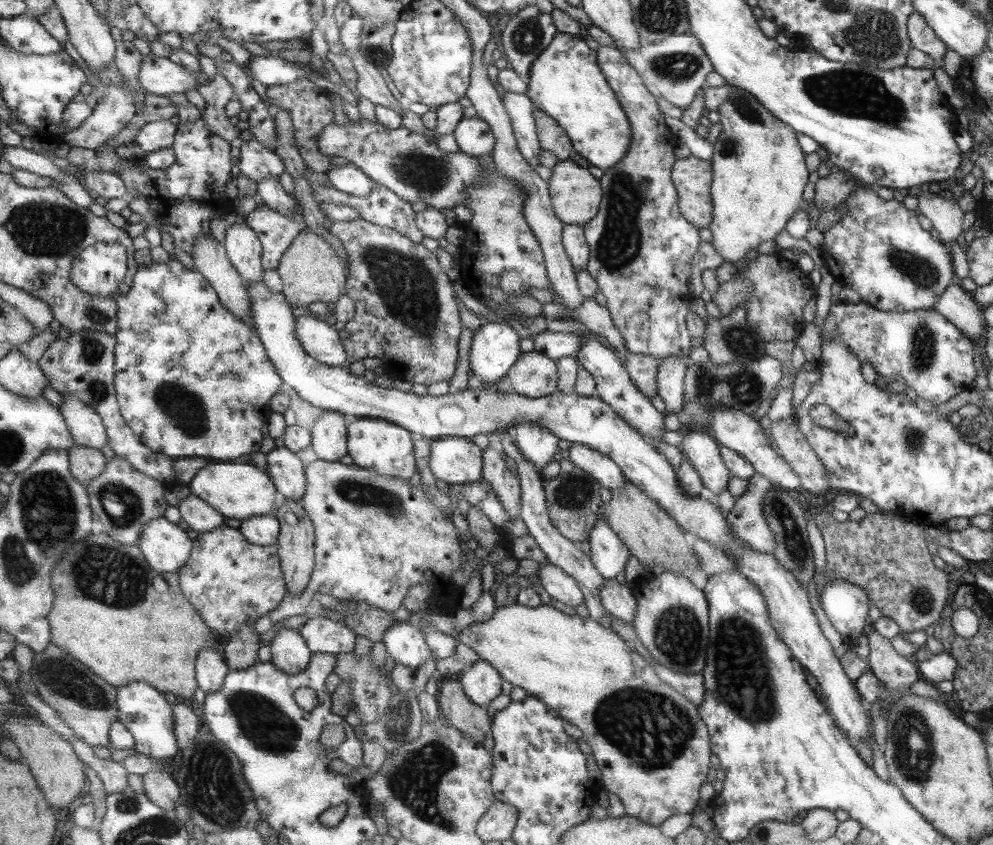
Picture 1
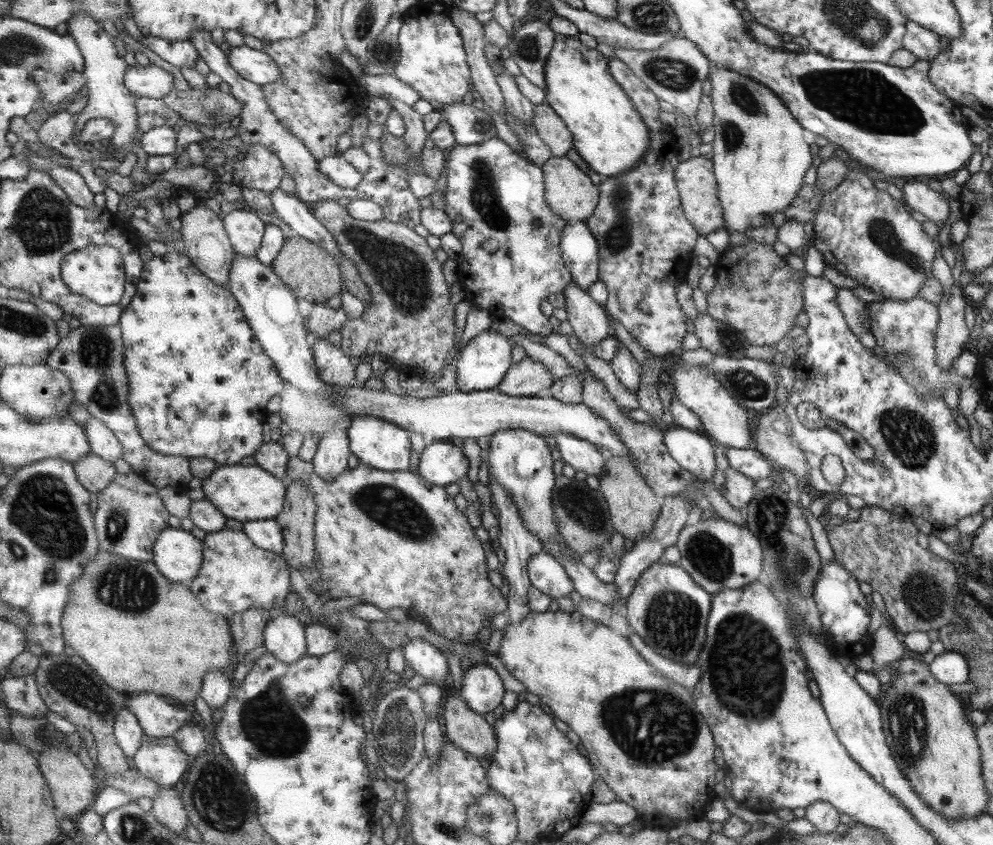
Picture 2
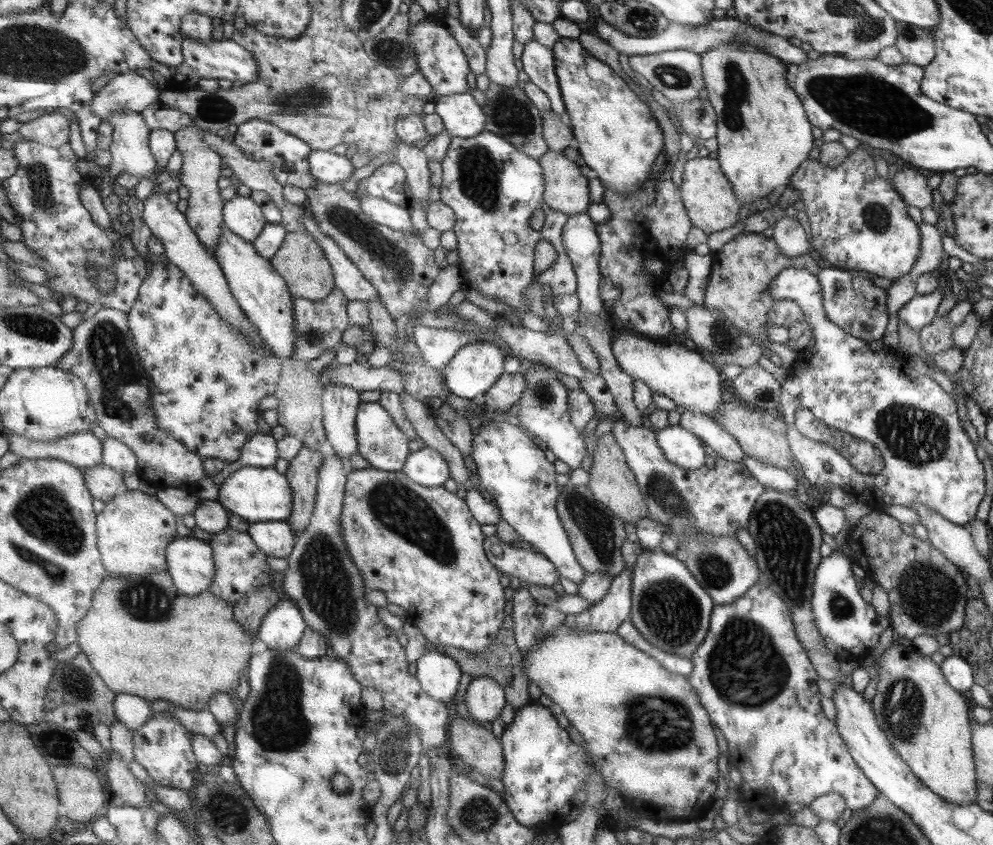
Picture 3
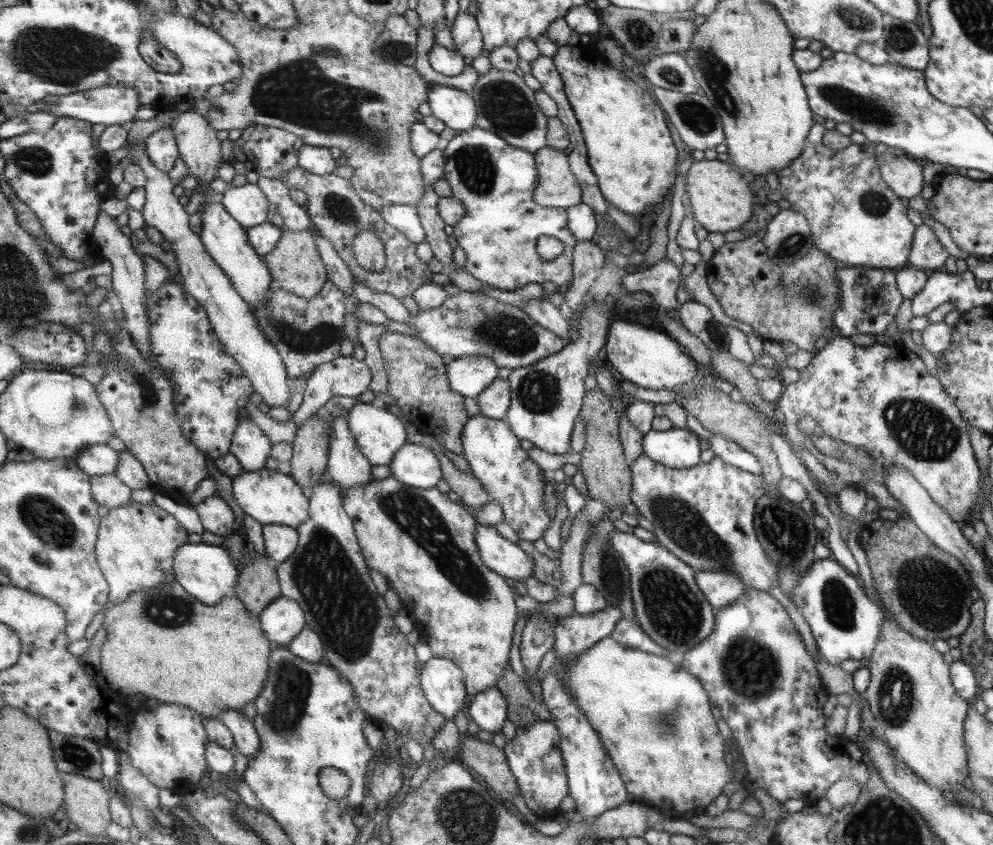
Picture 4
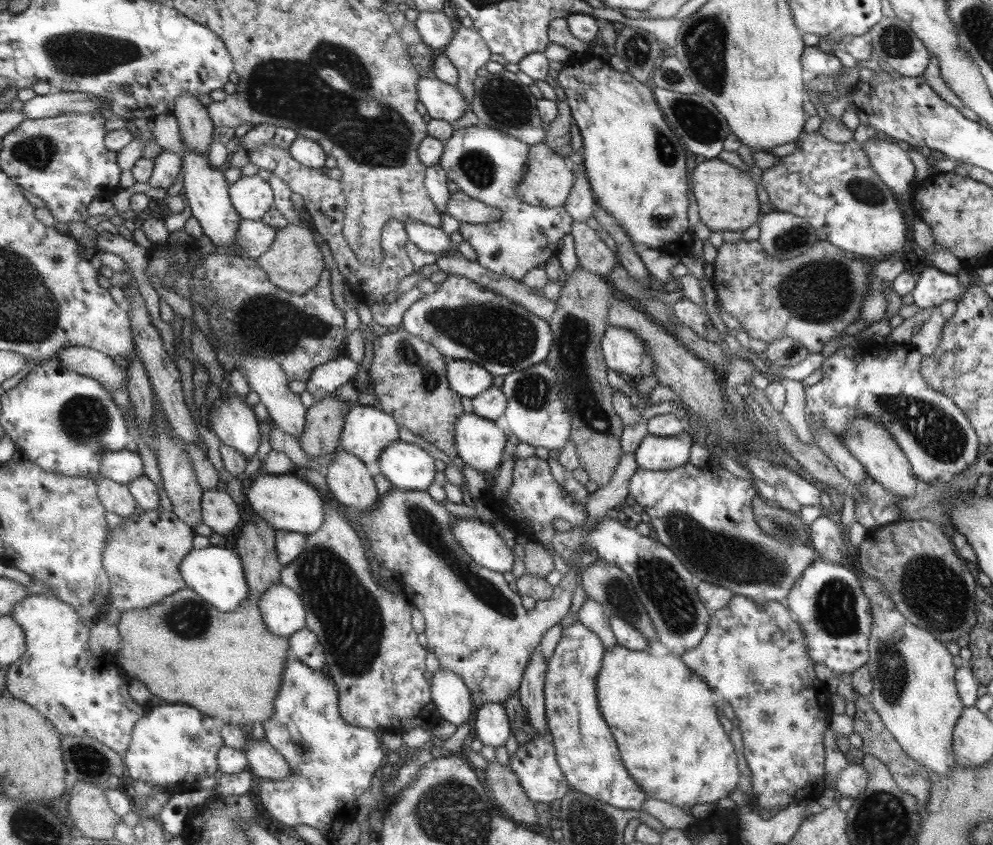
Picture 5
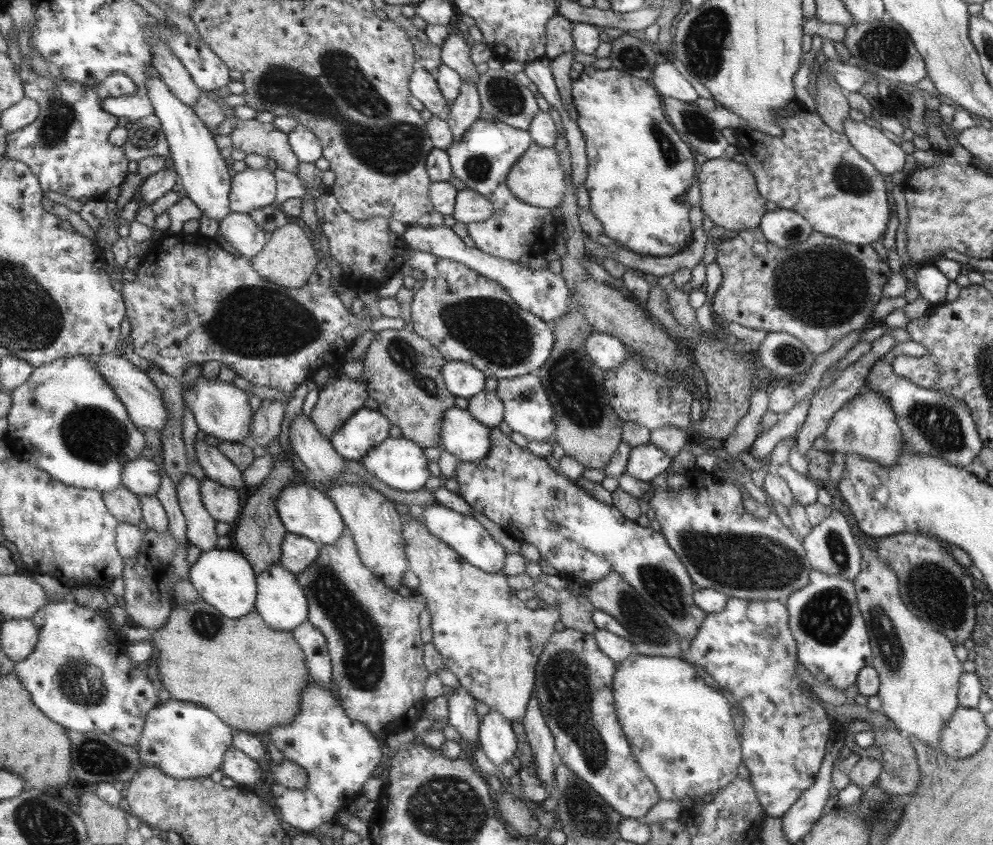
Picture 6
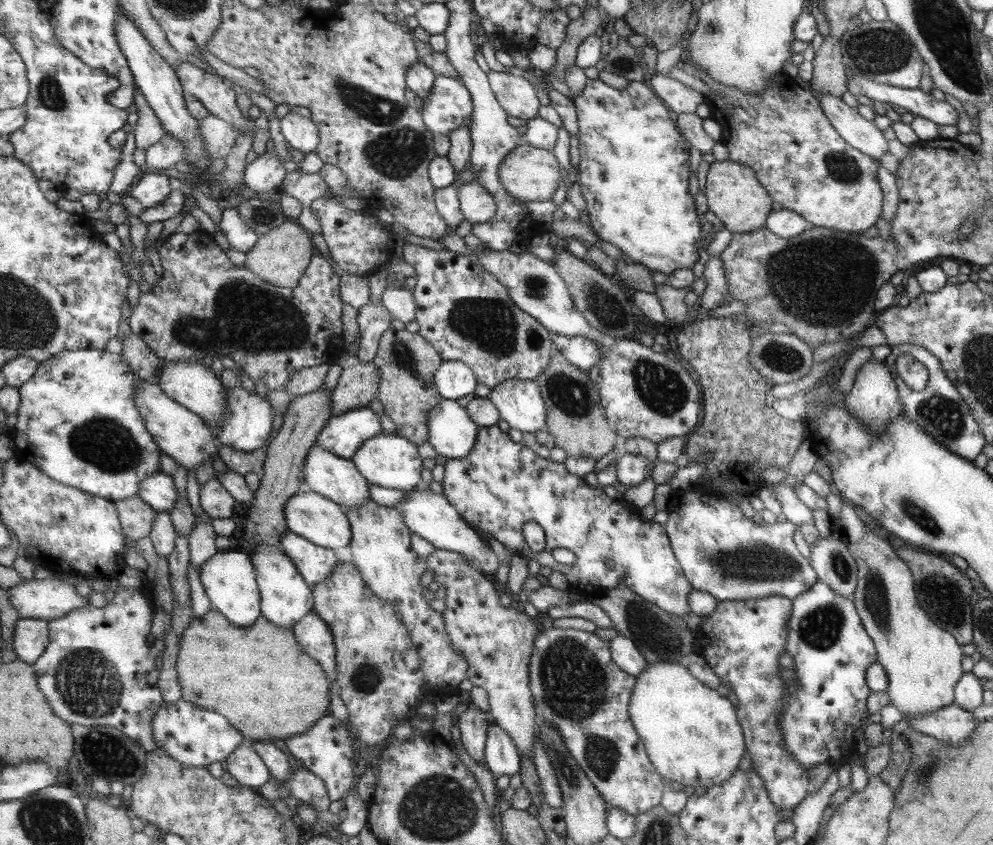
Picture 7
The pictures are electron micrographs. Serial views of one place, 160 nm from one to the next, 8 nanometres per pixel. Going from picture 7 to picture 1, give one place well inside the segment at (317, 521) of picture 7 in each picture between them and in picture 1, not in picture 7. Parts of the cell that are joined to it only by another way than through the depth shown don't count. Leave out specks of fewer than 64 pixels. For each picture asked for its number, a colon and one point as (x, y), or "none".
1: (239, 490)
2: (246, 493)
3: (256, 494)
4: (271, 497)
5: (287, 502)
6: (306, 511)

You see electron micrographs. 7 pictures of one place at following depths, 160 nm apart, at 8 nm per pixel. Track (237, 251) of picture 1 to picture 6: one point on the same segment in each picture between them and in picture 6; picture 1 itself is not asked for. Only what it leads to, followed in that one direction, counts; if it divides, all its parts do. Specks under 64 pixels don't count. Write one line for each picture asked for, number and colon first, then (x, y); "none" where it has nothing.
2: (245, 229)
3: (243, 216)
4: (248, 204)
5: (252, 197)
6: (252, 188)

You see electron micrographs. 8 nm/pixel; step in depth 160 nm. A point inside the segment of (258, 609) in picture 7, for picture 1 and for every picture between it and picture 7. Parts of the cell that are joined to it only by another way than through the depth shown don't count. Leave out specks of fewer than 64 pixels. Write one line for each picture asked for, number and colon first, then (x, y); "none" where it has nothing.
1: (167, 548)
2: (179, 555)
3: (191, 562)
4: (207, 571)
5: (217, 574)
6: (225, 578)

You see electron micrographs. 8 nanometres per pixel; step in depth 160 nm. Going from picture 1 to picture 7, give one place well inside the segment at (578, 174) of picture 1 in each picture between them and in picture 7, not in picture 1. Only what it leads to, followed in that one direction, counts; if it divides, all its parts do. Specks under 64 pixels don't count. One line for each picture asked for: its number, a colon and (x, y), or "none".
2: (569, 193)
3: (565, 190)
4: (557, 188)
5: (548, 182)
6: (537, 179)
7: (531, 174)

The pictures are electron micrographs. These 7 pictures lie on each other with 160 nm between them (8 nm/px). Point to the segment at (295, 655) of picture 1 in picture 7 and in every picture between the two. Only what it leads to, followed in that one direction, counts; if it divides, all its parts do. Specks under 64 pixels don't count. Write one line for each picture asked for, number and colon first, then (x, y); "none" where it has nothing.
2: (284, 637)
3: (282, 629)
4: (283, 619)
5: (283, 611)
6: (281, 601)
7: (286, 599)

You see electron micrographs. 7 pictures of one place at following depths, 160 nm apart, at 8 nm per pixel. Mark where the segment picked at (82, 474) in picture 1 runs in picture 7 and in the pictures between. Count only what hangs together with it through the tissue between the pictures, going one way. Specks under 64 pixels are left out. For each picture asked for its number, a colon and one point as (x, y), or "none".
2: (96, 474)
3: (105, 483)
4: (110, 491)
5: (117, 498)
6: (125, 505)
7: (137, 517)

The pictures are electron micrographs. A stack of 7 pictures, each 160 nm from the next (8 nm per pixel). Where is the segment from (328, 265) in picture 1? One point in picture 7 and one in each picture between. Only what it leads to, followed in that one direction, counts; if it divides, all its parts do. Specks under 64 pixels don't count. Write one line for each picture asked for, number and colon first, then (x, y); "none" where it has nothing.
2: (312, 274)
3: (301, 261)
4: (296, 266)
5: (294, 263)
6: (289, 259)
7: (281, 256)

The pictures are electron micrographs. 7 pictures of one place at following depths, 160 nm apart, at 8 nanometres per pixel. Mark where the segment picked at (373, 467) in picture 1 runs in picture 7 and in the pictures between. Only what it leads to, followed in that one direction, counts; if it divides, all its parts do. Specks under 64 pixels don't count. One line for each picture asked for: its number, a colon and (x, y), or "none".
2: (377, 443)
3: (380, 442)
4: (379, 435)
5: (367, 431)
6: (366, 428)
7: (342, 435)

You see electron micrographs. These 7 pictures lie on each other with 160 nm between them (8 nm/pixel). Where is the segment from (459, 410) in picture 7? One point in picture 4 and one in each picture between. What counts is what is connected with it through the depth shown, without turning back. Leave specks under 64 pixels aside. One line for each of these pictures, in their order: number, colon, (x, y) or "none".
4: (506, 473)
5: (480, 444)
6: (462, 435)

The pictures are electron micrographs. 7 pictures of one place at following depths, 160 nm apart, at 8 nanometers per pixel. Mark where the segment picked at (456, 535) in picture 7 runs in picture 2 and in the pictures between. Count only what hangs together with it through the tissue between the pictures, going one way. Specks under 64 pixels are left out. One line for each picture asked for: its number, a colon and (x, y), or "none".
2: (545, 573)
3: (531, 567)
4: (504, 558)
5: (484, 545)
6: (463, 533)

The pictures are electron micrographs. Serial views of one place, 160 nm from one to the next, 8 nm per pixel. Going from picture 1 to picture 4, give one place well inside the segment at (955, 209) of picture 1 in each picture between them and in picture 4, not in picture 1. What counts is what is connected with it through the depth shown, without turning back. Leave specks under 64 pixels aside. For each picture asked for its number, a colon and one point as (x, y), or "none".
2: (921, 199)
3: (911, 186)
4: (904, 177)

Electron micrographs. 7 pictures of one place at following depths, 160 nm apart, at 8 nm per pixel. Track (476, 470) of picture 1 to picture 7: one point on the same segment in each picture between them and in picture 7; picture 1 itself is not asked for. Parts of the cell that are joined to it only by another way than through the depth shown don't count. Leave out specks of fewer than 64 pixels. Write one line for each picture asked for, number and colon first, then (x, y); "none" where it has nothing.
2: (441, 463)
3: (425, 466)
4: (415, 466)
5: (406, 466)
6: (399, 463)
7: (389, 461)

